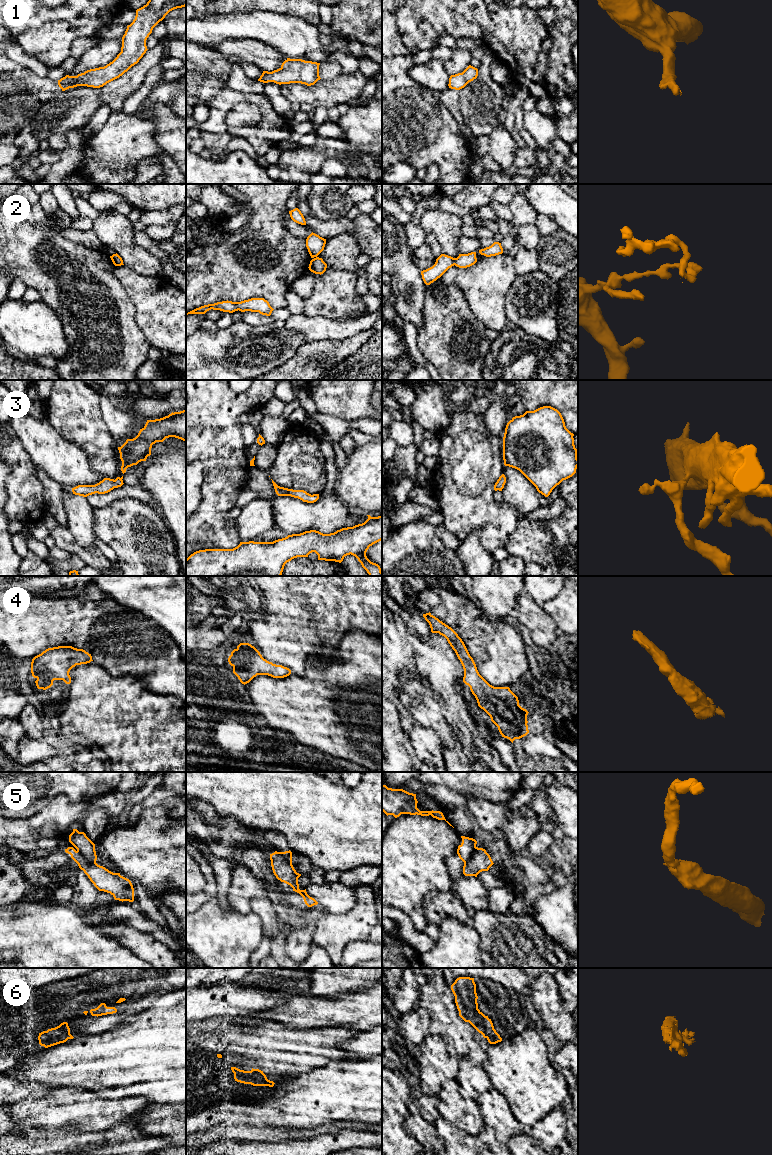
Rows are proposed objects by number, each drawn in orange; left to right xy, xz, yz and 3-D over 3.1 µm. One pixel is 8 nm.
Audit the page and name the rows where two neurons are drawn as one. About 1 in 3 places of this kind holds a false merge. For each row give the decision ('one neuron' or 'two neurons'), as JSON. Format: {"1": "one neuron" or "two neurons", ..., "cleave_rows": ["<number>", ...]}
{"1": "one neuron", "2": "two neurons", "3": "one neuron", "4": "one neuron", "5": "two neurons", "6": "one neuron", "cleave_rows": ["2", "5"]}

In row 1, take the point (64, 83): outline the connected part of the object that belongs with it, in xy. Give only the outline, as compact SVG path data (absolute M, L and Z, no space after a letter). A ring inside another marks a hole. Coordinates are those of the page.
M149 0L146 5L136 10L133 22L127 26L122 37L121 52L104 67L90 69L77 76L58 80L58 85L65 91L77 86L100 88L119 78L137 64L146 53L146 40L153 28L172 10L186 6L186 0Z

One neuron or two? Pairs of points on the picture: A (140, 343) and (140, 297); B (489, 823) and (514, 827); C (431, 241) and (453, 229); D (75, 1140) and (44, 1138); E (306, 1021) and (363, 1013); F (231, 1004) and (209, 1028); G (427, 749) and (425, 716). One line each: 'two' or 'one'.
A: two
B: two
C: two
D: one
E: one
F: two
G: two

